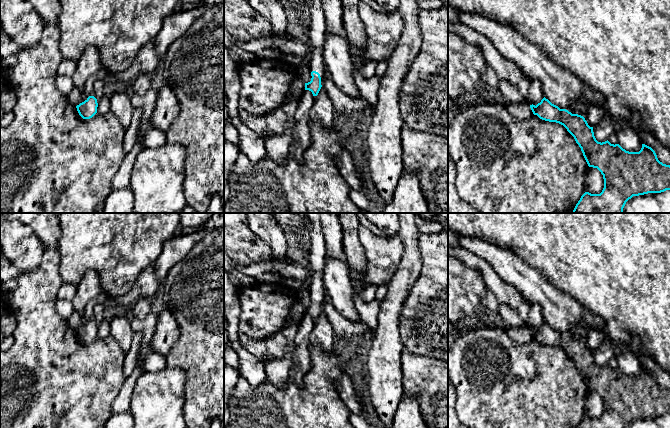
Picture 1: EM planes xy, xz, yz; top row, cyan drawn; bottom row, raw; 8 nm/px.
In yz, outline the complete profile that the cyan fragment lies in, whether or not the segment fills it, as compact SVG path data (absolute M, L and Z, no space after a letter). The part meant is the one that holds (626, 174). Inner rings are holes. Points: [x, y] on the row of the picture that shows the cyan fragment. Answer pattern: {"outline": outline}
{"outline": "M545 97L536 106L530 105L530 108L540 119L563 125L581 148L588 166L597 168L603 175L602 192L600 194L585 192L573 213L623 213L626 202L633 196L670 190L670 165L660 162L651 147L642 144L639 152L629 152L619 144L611 144L608 140L598 142L594 136L593 127L588 125L583 116L560 109Z"}

